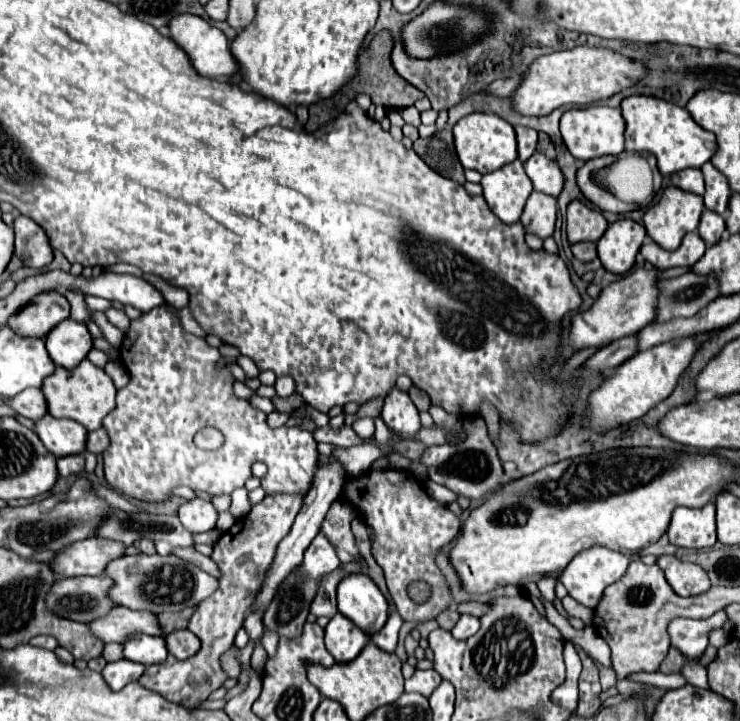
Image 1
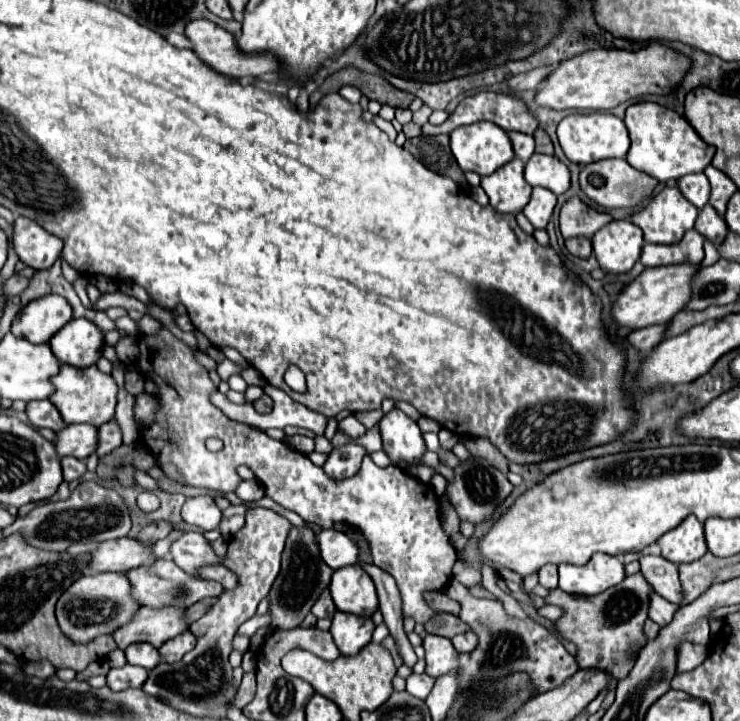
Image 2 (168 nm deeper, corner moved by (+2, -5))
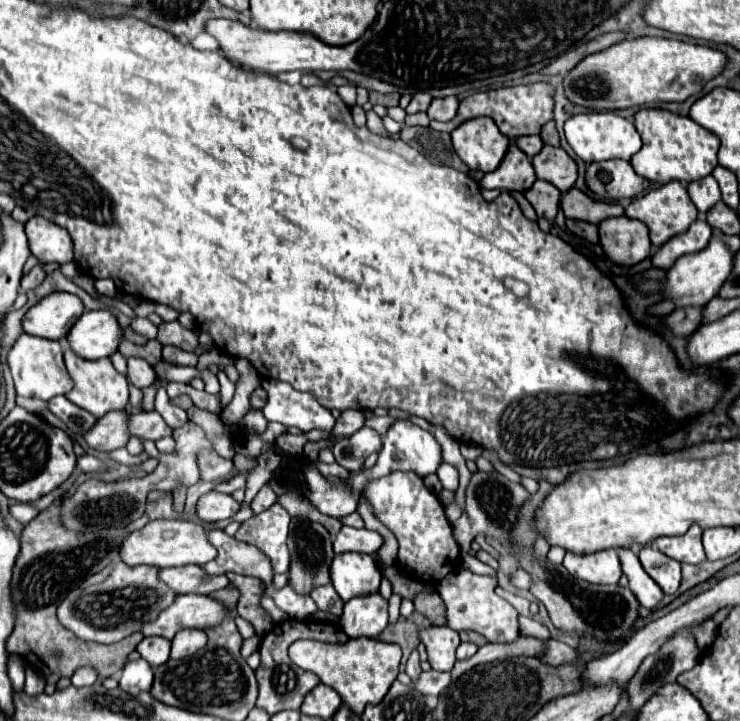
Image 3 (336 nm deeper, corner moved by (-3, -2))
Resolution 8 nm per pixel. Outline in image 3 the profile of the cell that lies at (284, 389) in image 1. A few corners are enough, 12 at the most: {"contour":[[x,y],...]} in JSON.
{"contour":[[264,381],[267,421],[301,431],[333,429],[311,393]]}

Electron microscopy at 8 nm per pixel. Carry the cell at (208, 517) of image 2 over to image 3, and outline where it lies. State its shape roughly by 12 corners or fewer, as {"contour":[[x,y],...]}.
{"contour":[[209,491],[197,501],[203,521],[225,521],[241,509],[231,495]]}

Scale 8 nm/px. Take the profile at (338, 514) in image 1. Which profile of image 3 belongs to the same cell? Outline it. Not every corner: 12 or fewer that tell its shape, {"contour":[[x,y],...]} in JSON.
{"contour":[[413,651],[407,661],[407,675],[415,683],[421,675],[419,653]]}

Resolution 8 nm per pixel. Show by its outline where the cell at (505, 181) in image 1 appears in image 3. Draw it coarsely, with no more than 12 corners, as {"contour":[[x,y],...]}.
{"contour":[[515,145],[481,187],[525,191],[535,183],[531,159]]}

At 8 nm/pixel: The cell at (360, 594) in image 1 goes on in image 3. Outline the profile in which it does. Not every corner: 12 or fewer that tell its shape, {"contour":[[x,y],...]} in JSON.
{"contour":[[341,553],[331,583],[343,601],[379,591],[371,555]]}

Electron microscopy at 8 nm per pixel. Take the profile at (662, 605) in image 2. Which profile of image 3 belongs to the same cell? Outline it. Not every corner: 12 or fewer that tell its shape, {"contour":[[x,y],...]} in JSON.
{"contour":[[631,549],[619,551],[629,589],[643,607],[653,609],[663,597]]}

